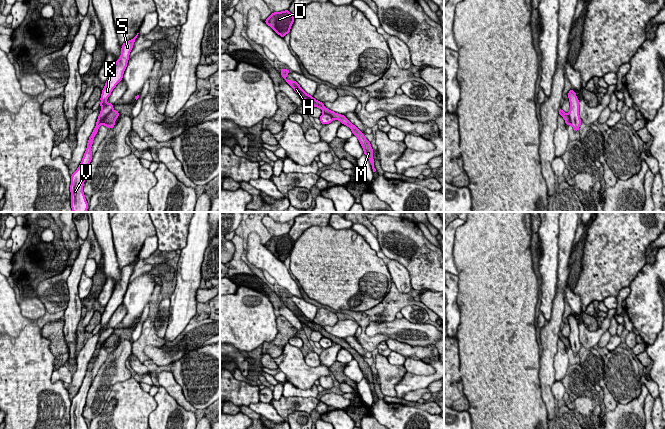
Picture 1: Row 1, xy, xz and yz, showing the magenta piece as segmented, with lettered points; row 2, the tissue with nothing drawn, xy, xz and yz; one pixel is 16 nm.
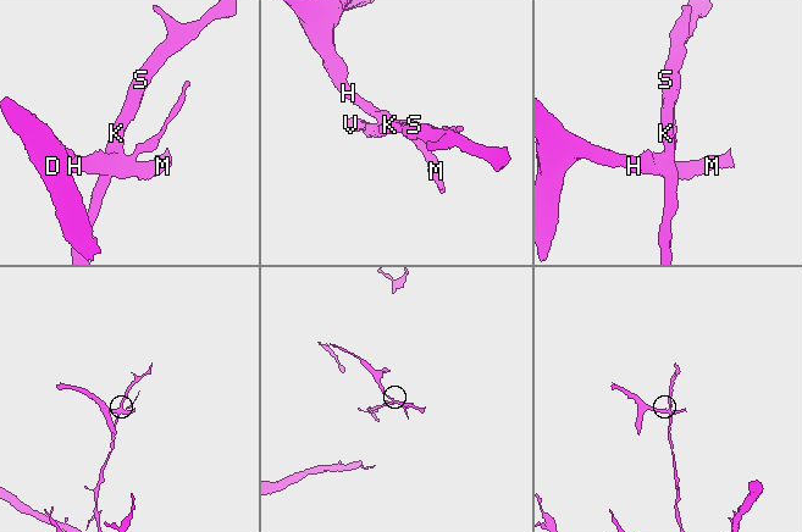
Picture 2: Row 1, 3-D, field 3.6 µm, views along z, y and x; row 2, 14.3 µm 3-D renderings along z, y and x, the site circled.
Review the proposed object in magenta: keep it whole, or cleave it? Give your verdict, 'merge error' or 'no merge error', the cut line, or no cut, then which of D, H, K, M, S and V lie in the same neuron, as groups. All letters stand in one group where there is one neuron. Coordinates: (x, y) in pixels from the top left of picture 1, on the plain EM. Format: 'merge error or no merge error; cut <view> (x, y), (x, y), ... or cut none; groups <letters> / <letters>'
merge error; cut xy (112, 333), (104, 342), (102, 348); groups D H M / K S V

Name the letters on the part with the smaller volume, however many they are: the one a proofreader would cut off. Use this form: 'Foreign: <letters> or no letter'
Foreign: D, H, M

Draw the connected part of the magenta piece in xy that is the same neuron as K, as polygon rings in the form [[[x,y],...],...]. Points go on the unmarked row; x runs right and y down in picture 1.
[[[139,257],[131,263],[122,268],[121,272],[121,280],[115,286],[113,290],[112,296],[108,301],[104,313],[102,314],[101,318],[101,327],[100,330],[101,335],[98,340],[96,350],[93,354],[93,357],[89,361],[87,372],[82,382],[82,385],[78,391],[78,393],[71,399],[71,409],[70,409],[70,416],[71,416],[71,429],[88,429],[85,419],[83,417],[83,409],[86,403],[87,393],[92,384],[92,377],[91,371],[93,368],[93,364],[95,359],[98,356],[99,350],[103,349],[103,344],[107,340],[107,338],[113,334],[113,328],[107,327],[106,324],[111,319],[112,314],[116,311],[116,309],[122,304],[124,295],[127,291],[127,287],[129,284],[130,276],[133,272],[133,268],[137,262]]]

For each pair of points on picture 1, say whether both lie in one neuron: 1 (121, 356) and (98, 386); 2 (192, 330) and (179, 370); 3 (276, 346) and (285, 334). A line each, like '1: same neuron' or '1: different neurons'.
1: same neuron
2: different neurons
3: same neuron

